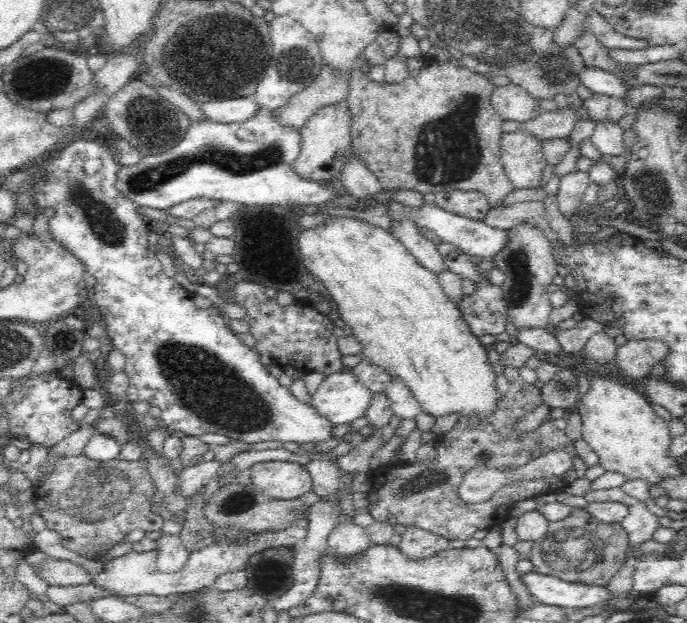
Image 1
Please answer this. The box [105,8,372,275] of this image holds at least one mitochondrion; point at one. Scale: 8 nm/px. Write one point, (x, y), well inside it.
(218, 47)

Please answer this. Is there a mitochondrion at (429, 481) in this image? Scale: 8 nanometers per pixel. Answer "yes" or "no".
yes

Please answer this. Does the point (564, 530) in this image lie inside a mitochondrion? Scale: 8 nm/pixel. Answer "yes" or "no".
yes

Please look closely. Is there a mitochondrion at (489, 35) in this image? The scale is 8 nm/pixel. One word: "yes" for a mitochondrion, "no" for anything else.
yes

